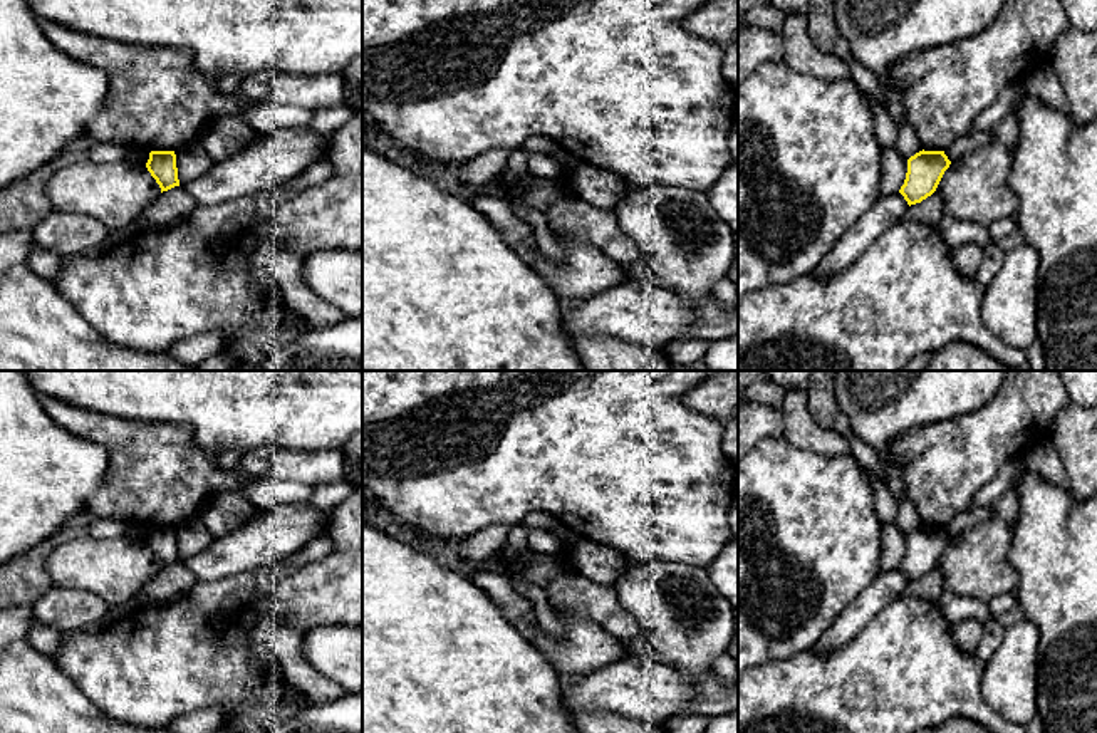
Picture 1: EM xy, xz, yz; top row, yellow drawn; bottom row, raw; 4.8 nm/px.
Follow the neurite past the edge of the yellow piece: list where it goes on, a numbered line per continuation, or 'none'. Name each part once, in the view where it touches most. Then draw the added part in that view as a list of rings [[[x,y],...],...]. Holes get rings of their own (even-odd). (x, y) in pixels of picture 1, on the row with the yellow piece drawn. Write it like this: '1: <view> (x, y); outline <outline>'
none

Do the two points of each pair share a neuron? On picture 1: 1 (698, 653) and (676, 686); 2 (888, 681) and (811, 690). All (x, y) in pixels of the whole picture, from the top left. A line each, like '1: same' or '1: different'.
1: different
2: same

